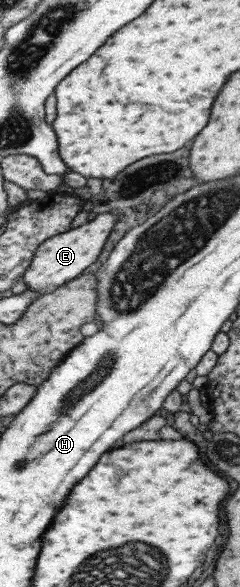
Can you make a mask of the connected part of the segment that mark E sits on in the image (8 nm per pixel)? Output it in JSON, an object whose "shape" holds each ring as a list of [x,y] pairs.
{"shape":[[[96,214],[94,219],[78,228],[43,241],[32,257],[30,268],[23,275],[23,281],[27,284],[27,288],[35,292],[49,292],[79,276],[89,264],[95,262],[114,224],[115,216],[113,214]]]}

